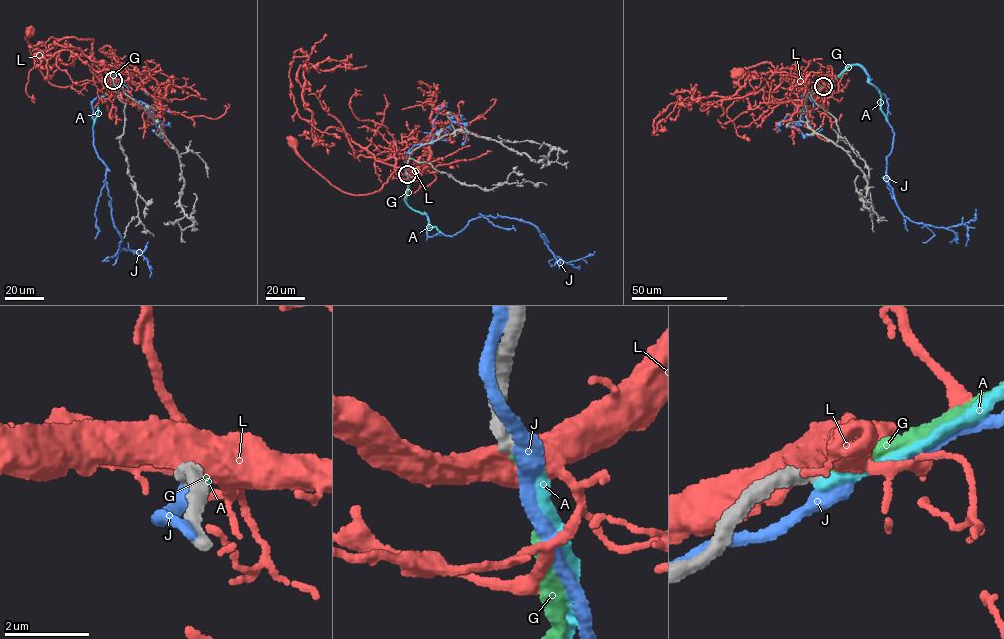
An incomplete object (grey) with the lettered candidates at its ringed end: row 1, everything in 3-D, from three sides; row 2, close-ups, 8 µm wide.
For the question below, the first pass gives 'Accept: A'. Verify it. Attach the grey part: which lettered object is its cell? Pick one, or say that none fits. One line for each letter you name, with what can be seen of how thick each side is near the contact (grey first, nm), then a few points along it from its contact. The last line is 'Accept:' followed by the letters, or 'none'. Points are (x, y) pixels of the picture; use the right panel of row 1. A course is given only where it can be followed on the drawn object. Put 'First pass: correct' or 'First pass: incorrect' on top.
First pass: incorrect
G: 400 nm thick on the grey side, 340 nm on the other; it runs (823, 86), (841, 75), (849, 66)
Accept: G

